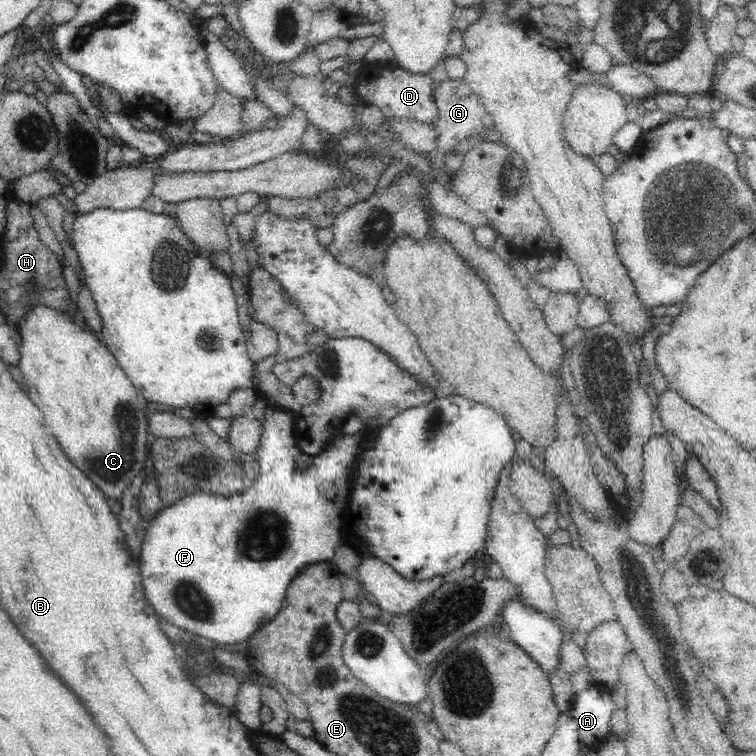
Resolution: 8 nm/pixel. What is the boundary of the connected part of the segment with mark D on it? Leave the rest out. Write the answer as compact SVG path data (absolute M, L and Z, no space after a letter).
M402 69L390 70L390 74L378 74L376 78L368 80L364 90L360 88L360 96L378 106L384 116L396 116L396 119L406 117L422 123L432 123L438 116L435 103L430 100L430 86L429 76L416 76Z

